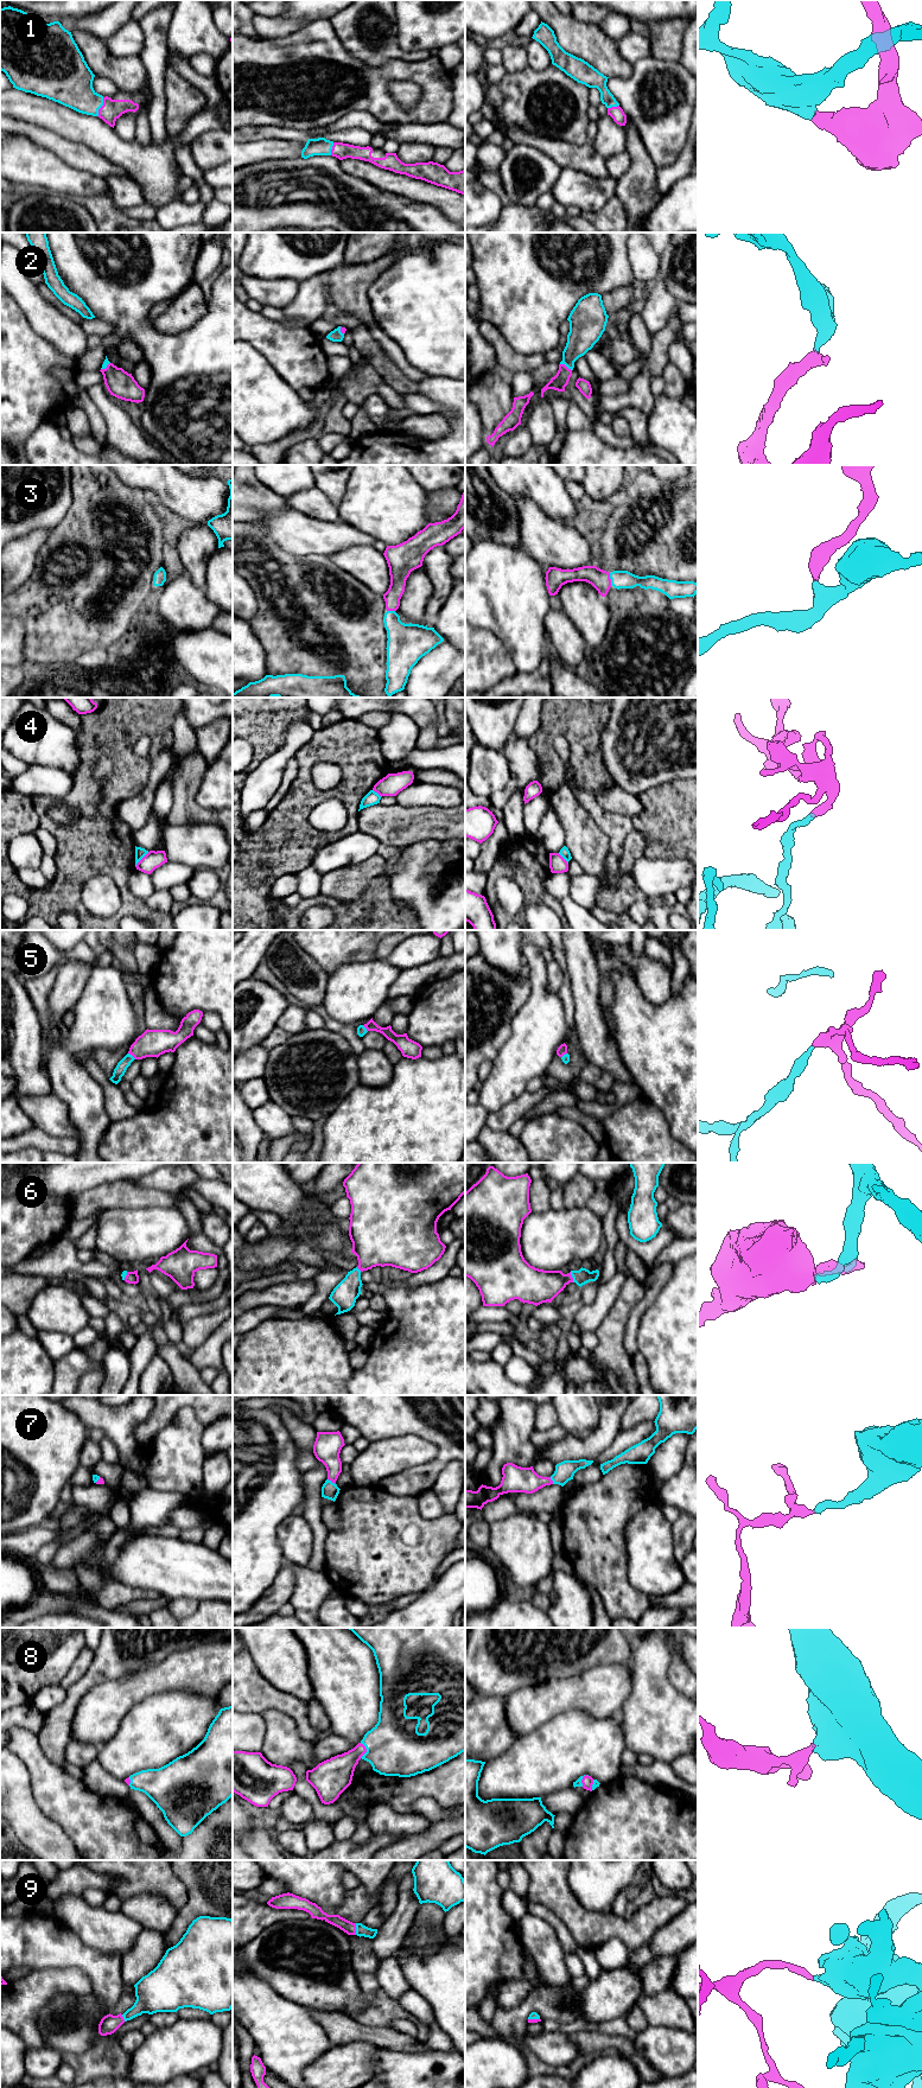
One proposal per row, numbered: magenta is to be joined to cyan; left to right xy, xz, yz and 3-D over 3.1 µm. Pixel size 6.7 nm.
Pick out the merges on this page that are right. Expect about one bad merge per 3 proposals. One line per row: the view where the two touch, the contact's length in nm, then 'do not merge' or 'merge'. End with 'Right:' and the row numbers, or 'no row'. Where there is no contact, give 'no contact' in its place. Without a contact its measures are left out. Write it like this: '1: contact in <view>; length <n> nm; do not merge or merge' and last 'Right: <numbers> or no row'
1: contact in xy; length 130 nm; merge
2: contact in yz; length 90 nm; merge
3: contact in yz; length 90 nm; merge
4: contact in xy; length 140 nm; do not merge
5: contact in xy; length 70 nm; merge
6: contact in yz; length 80 nm; merge
7: contact in xz; length 70 nm; merge
8: contact in xz; length 110 nm; merge
9: contact in xz; length 80 nm; merge
Right: 1, 2, 3, 5, 6, 7, 8, 9

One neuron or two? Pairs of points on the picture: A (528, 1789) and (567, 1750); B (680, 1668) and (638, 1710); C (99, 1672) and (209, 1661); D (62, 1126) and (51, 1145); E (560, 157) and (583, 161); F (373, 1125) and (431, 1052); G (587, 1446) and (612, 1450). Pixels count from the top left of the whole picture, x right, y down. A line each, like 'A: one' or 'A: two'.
A: one
B: two
C: two
D: two
E: one
F: two
G: two

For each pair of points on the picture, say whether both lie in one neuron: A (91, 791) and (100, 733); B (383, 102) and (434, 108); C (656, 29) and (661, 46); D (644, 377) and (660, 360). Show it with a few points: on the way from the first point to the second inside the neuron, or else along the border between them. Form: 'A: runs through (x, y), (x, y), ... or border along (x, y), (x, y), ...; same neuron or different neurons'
A: runs through (86, 777), (86, 763), (90, 748); same neuron
B: runs through (396, 114), (415, 115), (421, 113); same neuron
C: runs through (661, 33), (661, 42); same neuron
D: border along (650, 374), (641, 370), (630, 383); different neurons

